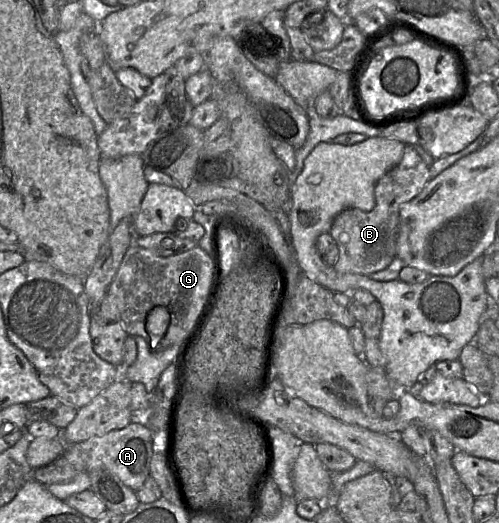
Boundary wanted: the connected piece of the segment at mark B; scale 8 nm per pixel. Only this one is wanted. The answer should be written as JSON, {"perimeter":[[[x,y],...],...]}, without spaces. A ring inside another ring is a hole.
{"perimeter":[[[405,145],[399,164],[375,184],[374,208],[369,212],[345,209],[335,217],[329,231],[339,249],[339,259],[334,270],[338,273],[370,276],[386,269],[396,258],[400,206],[419,195],[430,180],[429,167],[413,146]]]}

